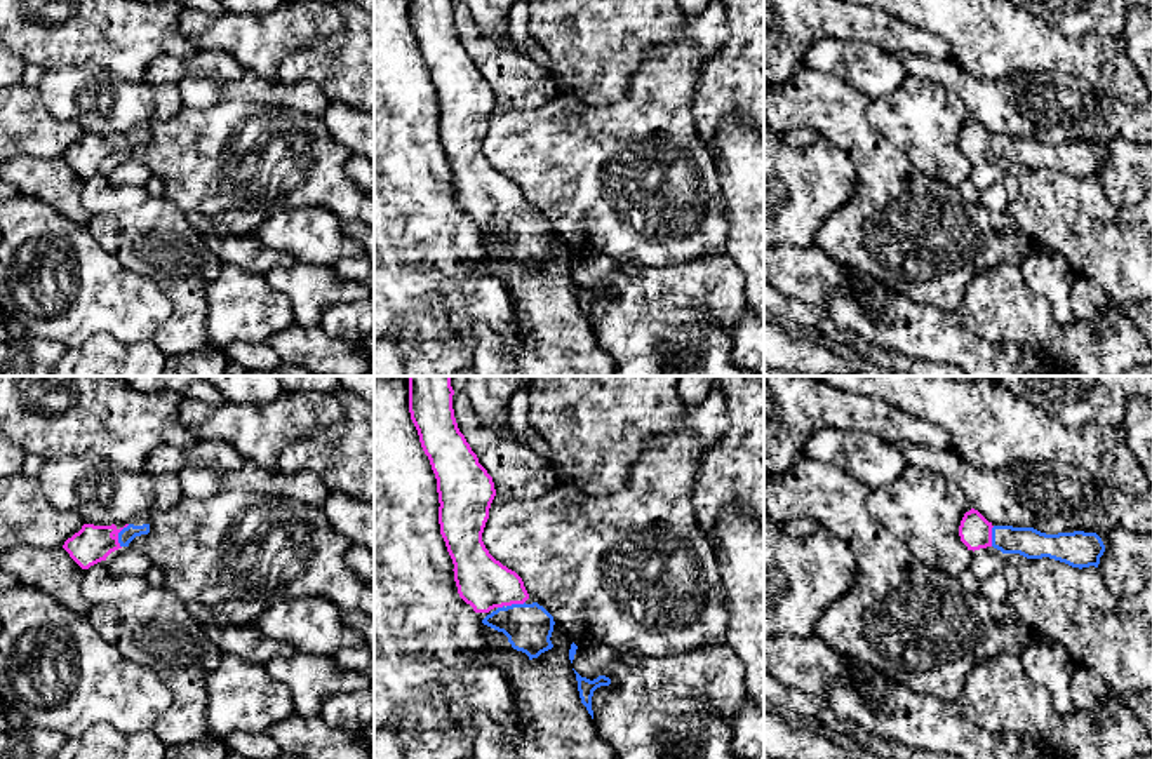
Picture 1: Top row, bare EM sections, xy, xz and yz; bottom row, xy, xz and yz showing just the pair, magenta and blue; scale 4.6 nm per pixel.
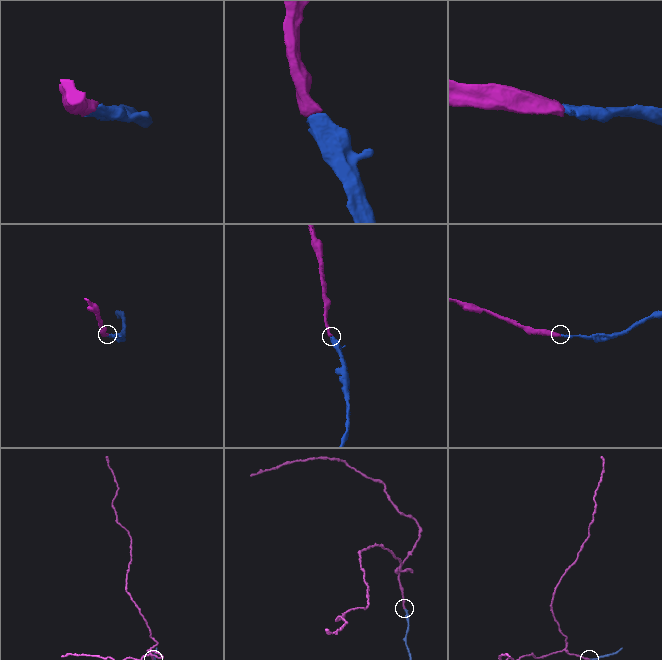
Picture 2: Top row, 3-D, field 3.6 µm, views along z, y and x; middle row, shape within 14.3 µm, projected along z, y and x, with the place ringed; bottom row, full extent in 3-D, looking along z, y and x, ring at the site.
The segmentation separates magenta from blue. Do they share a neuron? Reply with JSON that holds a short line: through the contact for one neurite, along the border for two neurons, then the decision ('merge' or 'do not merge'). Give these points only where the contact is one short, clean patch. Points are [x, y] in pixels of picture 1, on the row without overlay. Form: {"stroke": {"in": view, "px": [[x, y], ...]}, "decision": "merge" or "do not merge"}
{"stroke": {"in": "xy", "px": [[93, 154], [110, 152], [117, 145], [131, 141]]}, "decision": "merge"}

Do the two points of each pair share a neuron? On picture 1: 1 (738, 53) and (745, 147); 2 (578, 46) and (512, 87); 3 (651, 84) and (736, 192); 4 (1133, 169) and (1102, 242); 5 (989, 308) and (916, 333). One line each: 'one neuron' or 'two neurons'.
1: two neurons
2: two neurons
3: two neurons
4: two neurons
5: two neurons

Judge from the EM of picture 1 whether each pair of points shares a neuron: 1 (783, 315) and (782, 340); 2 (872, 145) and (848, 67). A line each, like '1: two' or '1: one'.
1: two
2: two

